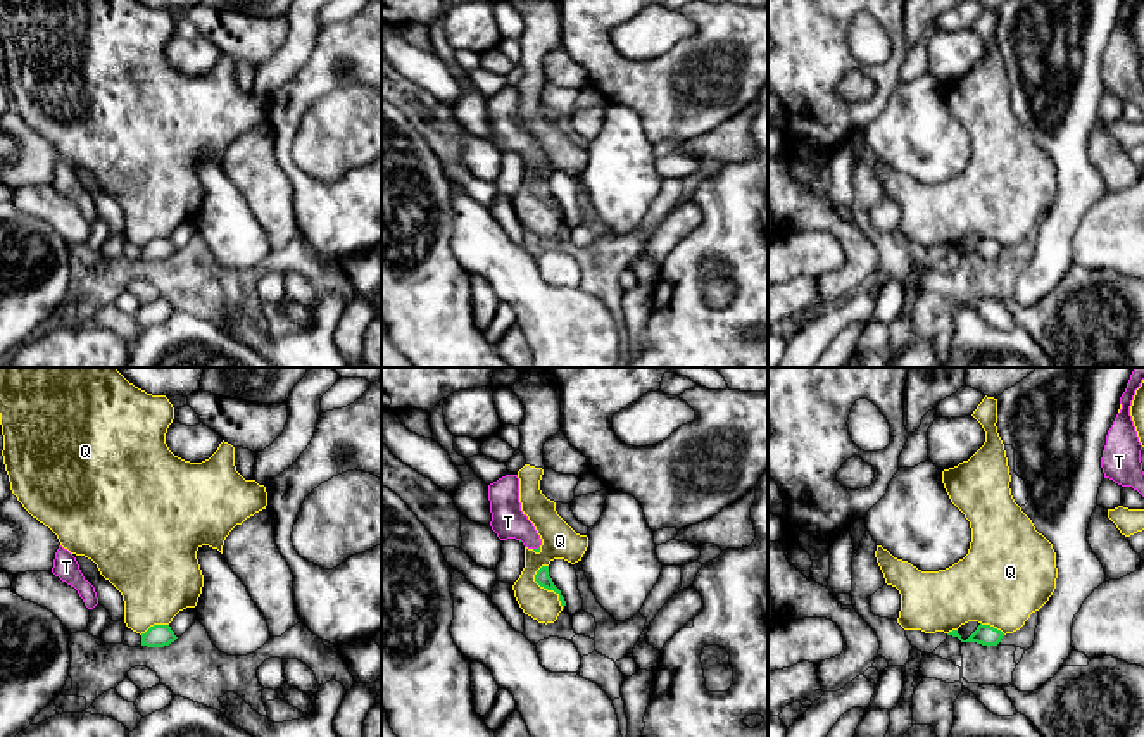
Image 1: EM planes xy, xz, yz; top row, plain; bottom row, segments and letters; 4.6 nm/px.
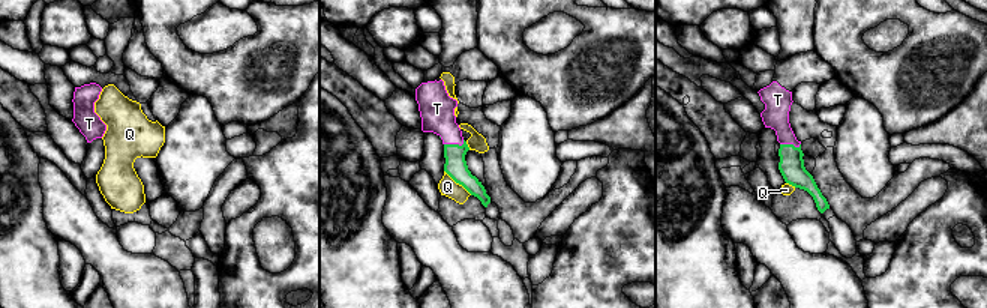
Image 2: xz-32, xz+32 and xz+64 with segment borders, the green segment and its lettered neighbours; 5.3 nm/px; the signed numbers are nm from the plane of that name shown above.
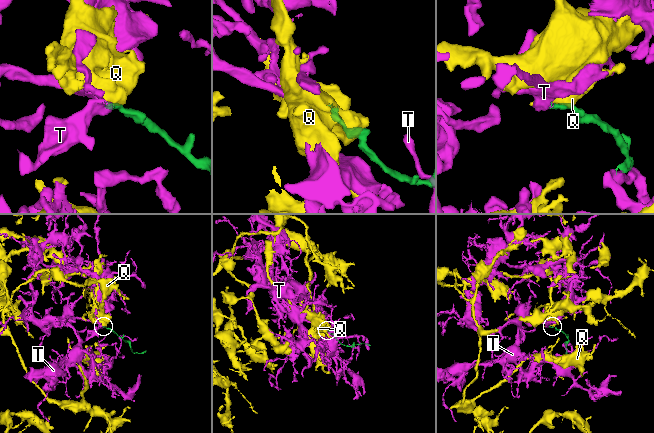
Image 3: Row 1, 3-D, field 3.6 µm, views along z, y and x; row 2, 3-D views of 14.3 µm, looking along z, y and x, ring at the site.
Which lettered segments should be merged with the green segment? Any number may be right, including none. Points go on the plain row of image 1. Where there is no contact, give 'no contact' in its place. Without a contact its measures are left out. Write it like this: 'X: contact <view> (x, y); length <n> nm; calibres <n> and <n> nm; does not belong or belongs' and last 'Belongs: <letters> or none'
Q: contact xz (546, 201); length 220 nm; calibres 70 and 170 nm; does not belong
T: contact xz (535, 163); length 40 nm; calibres 20 and 160 nm; belongs
Belongs: T

